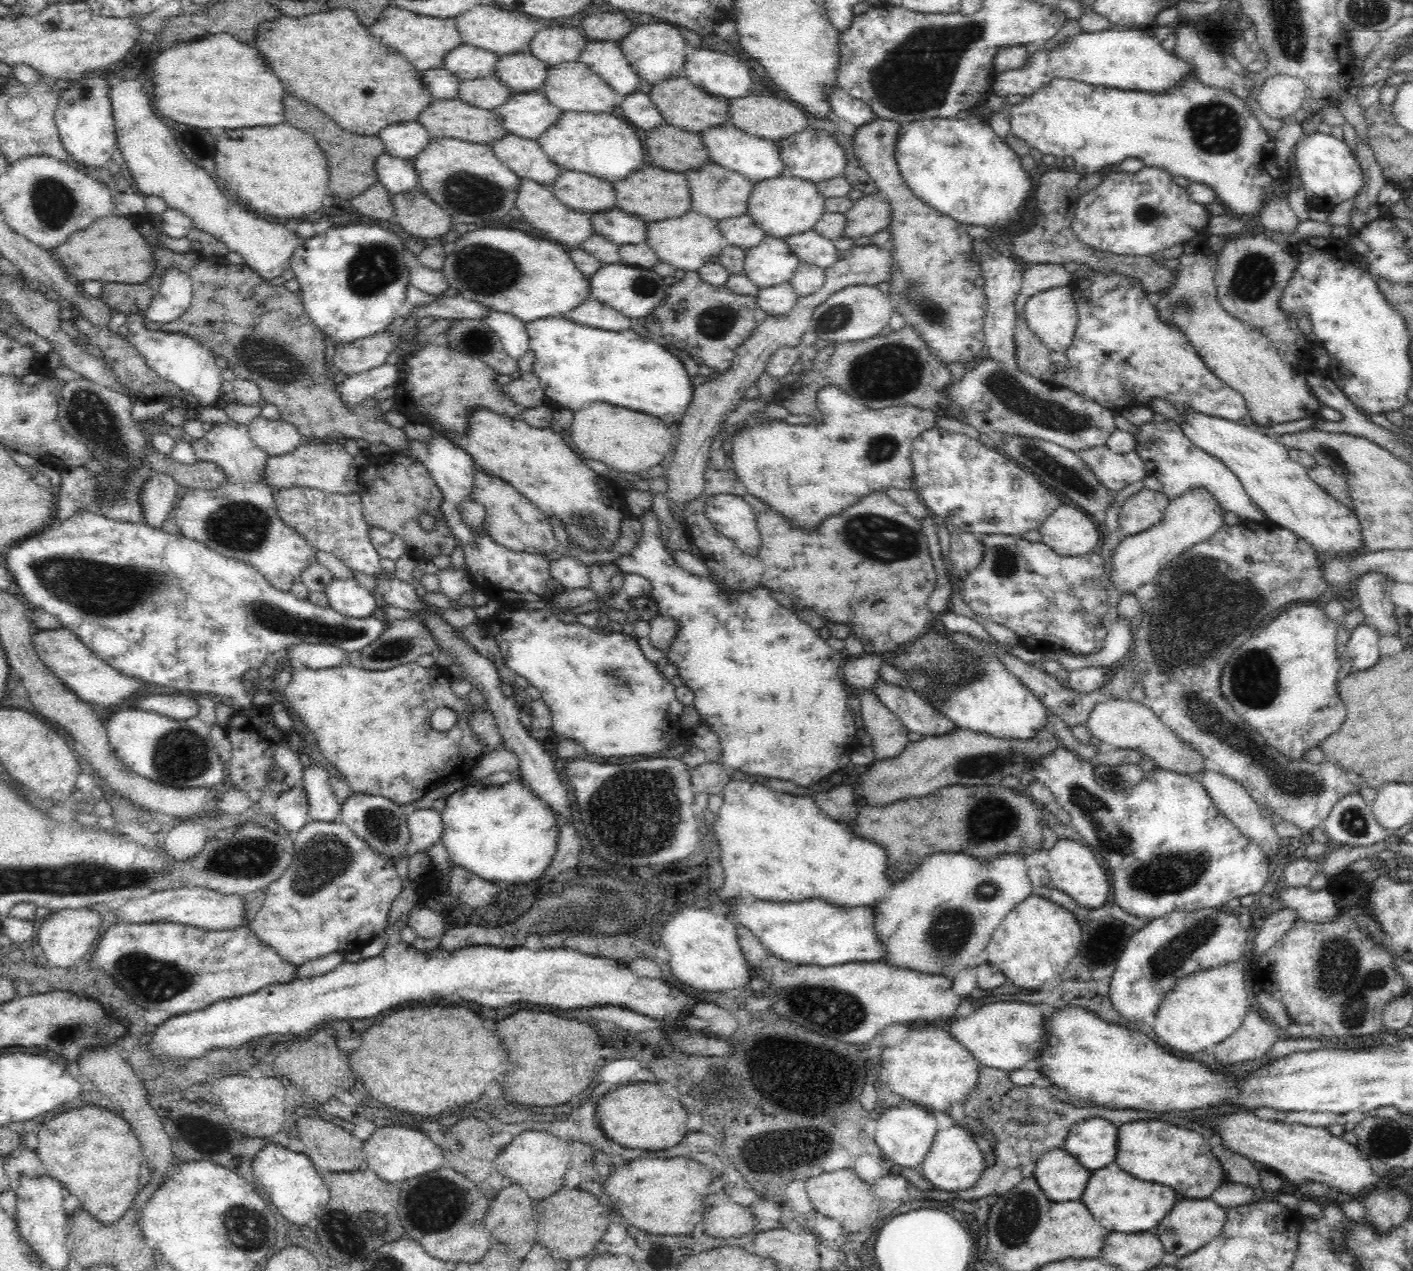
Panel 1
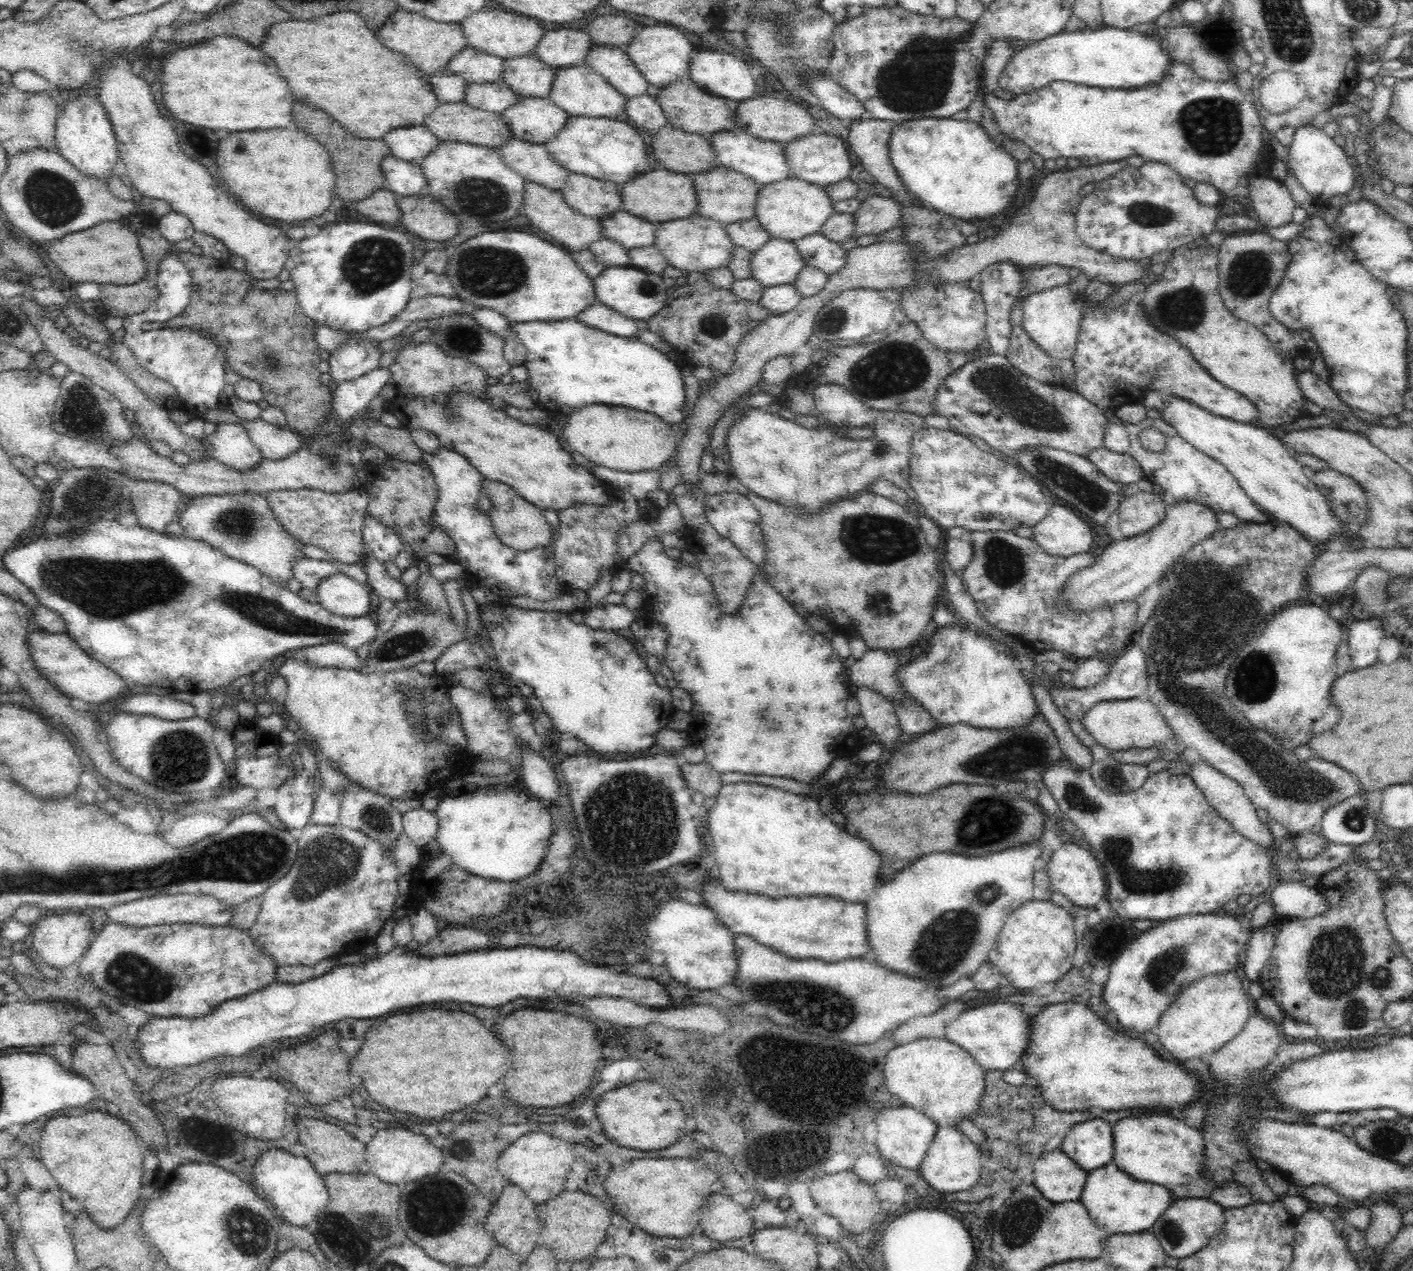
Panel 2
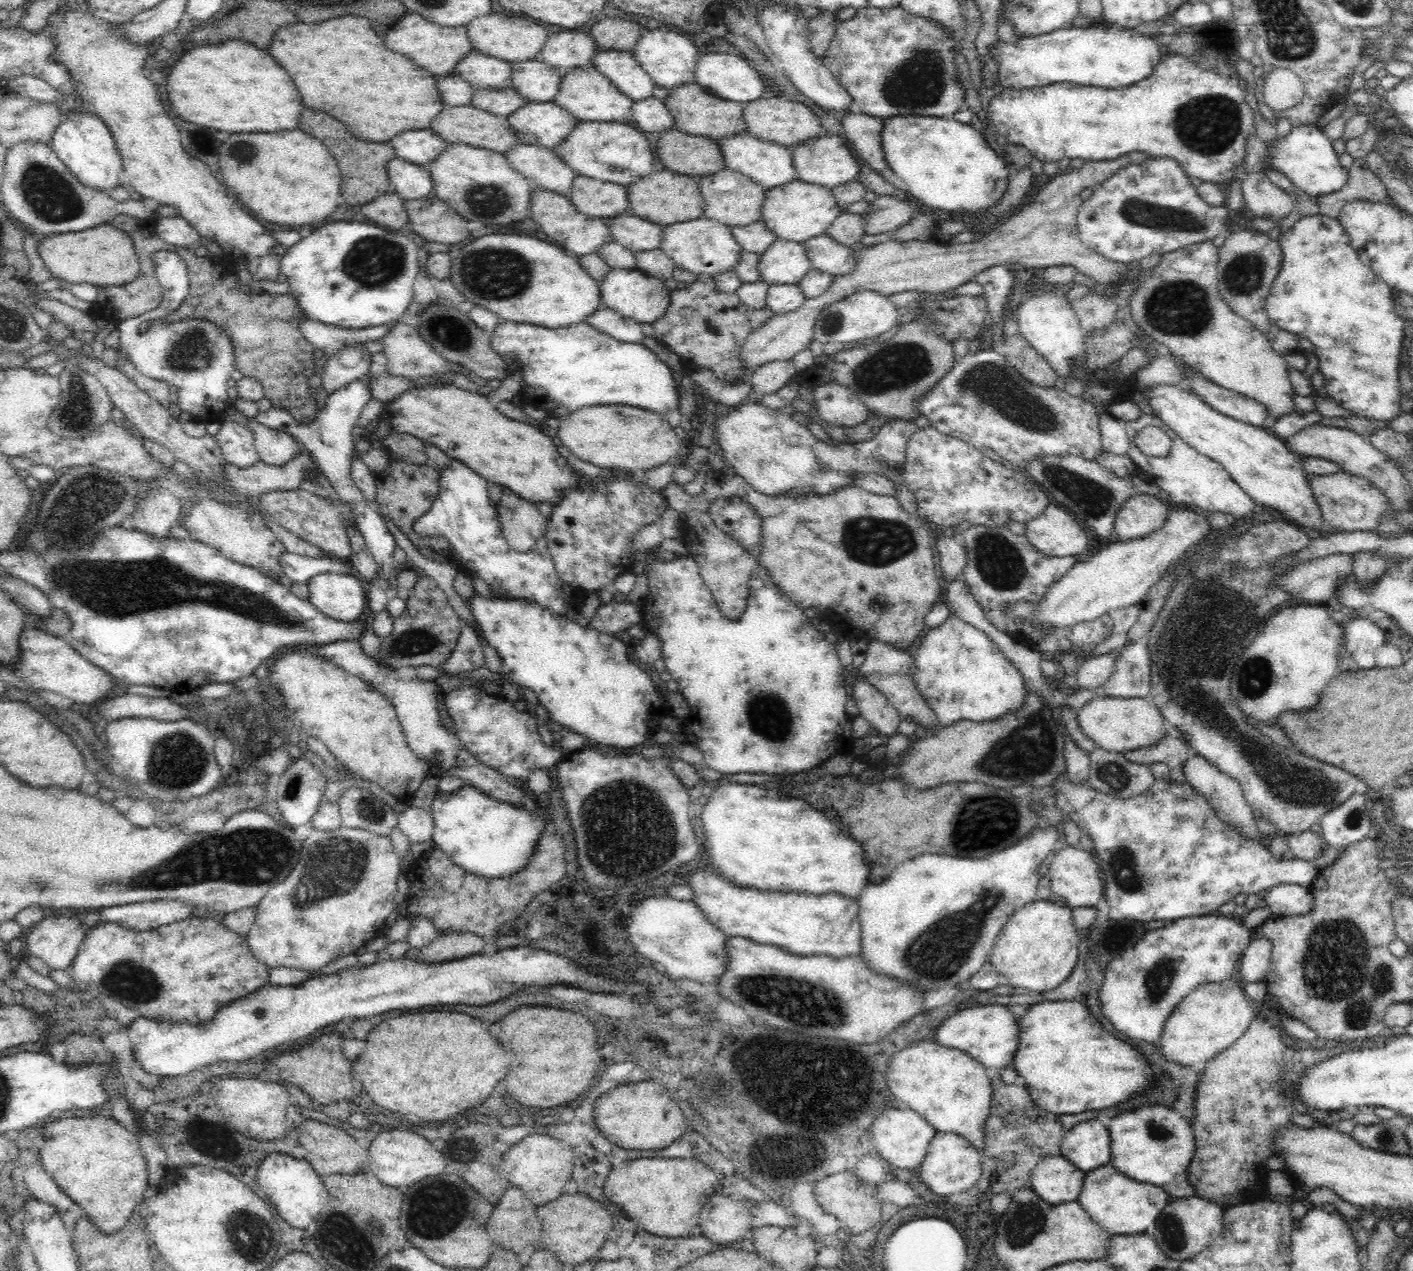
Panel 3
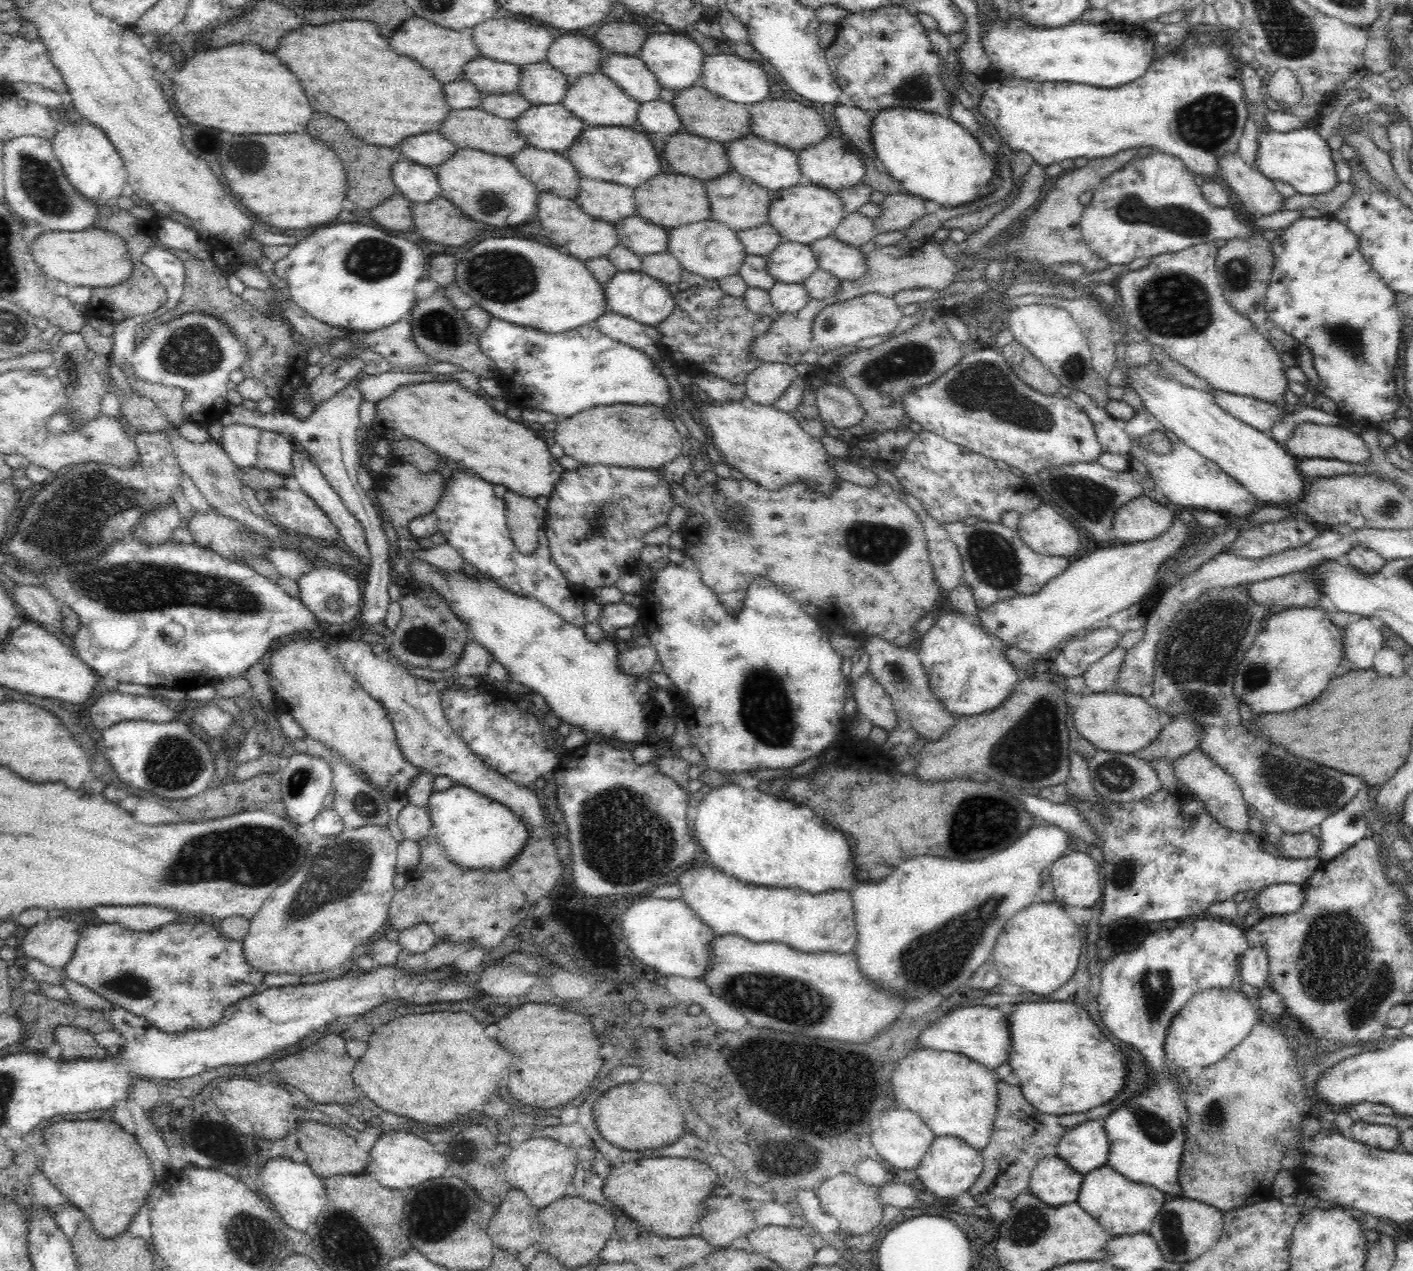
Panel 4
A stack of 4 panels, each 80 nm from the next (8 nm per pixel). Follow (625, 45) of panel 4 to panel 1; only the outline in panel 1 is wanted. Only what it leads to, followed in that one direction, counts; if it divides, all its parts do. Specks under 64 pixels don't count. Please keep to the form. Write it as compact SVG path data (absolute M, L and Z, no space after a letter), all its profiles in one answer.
M600 12L582 20L580 28L590 41L620 42L637 24L632 24L624 14Z

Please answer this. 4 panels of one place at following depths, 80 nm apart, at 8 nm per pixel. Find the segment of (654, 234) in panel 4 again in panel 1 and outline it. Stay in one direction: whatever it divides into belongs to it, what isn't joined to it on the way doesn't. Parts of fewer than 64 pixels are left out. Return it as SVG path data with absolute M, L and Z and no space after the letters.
M616 206L592 214L591 221L595 234L614 244L633 245L647 240L648 223Z

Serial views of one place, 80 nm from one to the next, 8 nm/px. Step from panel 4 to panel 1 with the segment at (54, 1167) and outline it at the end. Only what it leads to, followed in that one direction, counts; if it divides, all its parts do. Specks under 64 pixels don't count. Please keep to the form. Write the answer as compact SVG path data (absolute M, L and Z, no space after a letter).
M107 1104L106 1108L82 1106L78 1110L68 1110L64 1116L44 1122L37 1133L37 1140L35 1153L43 1164L45 1174L58 1180L70 1194L80 1199L82 1208L100 1224L113 1225L126 1214L136 1198L136 1192L139 1192L138 1173L145 1156L136 1133L118 1113Z

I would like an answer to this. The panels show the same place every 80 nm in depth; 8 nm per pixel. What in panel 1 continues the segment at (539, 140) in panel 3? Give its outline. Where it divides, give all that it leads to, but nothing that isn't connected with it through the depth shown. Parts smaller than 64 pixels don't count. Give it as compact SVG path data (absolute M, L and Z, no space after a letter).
M542 91L513 93L498 110L493 112L501 119L508 133L537 140L555 125L562 109L552 105Z

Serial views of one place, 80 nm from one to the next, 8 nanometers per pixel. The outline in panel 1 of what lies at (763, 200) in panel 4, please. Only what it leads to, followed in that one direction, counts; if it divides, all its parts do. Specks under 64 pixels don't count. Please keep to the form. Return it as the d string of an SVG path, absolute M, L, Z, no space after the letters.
M710 162L700 168L685 172L691 192L691 209L719 221L748 215L748 199L754 184L743 174L725 169L717 163Z

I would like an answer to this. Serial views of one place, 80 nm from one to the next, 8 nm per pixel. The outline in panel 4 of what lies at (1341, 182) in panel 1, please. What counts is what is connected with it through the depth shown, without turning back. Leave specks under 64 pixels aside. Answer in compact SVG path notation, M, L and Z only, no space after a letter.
M1269 126L1258 128L1257 153L1252 168L1270 181L1291 184L1298 194L1320 194L1338 184L1332 153L1316 129L1302 127L1288 132L1276 132Z

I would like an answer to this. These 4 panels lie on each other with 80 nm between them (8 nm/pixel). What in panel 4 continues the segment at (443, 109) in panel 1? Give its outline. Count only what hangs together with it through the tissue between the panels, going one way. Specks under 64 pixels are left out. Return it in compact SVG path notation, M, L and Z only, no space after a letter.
M472 108L472 110L452 109L448 113L447 118L444 119L439 132L450 140L450 142L457 144L459 148L481 150L485 153L495 154L501 157L510 158L512 155L528 147L527 140L518 130L518 125L515 120L500 118L480 108Z

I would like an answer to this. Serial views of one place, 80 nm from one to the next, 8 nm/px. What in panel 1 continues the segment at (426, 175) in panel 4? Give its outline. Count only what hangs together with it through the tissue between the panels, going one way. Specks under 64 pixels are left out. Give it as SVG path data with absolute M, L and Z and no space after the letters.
M384 152L375 160L375 171L379 181L391 194L419 188L419 176L413 159L406 160Z

